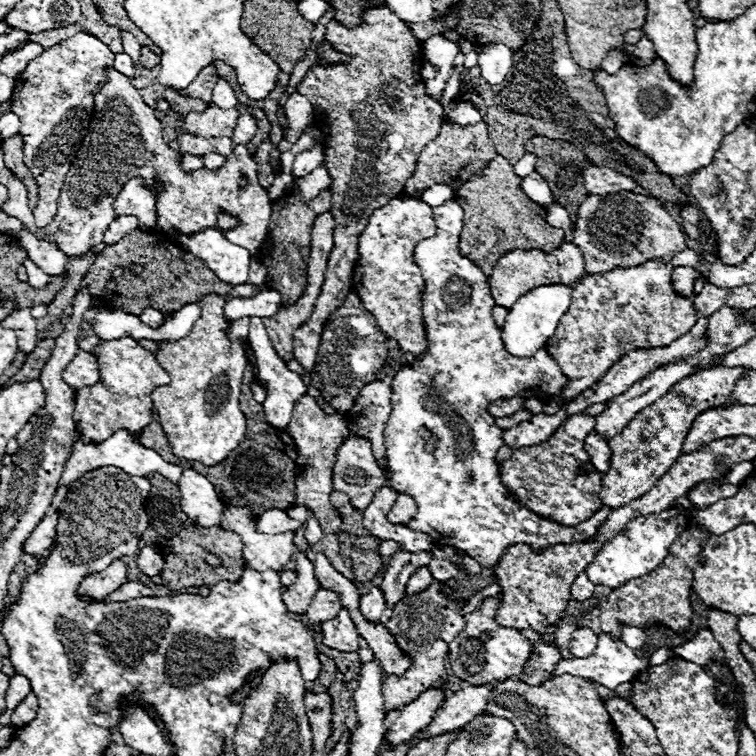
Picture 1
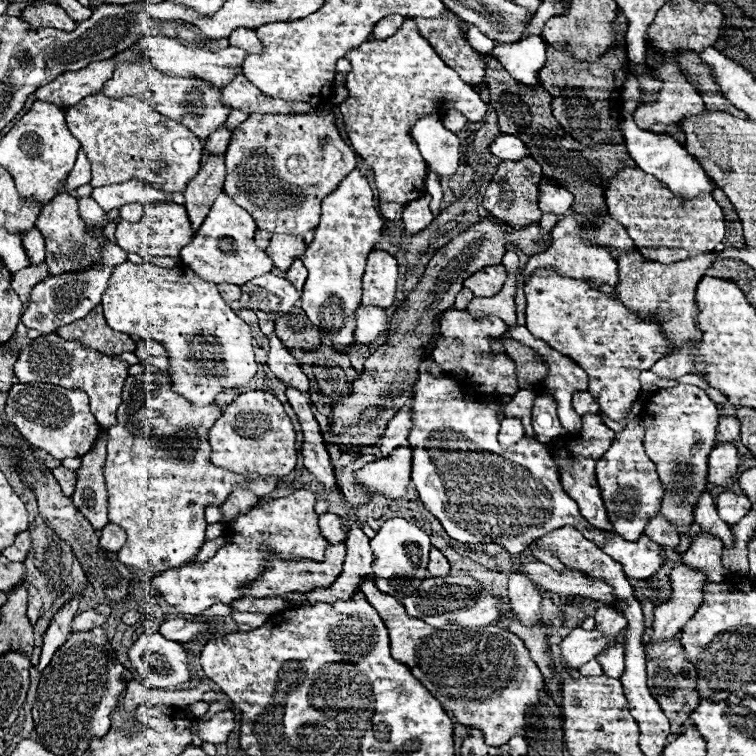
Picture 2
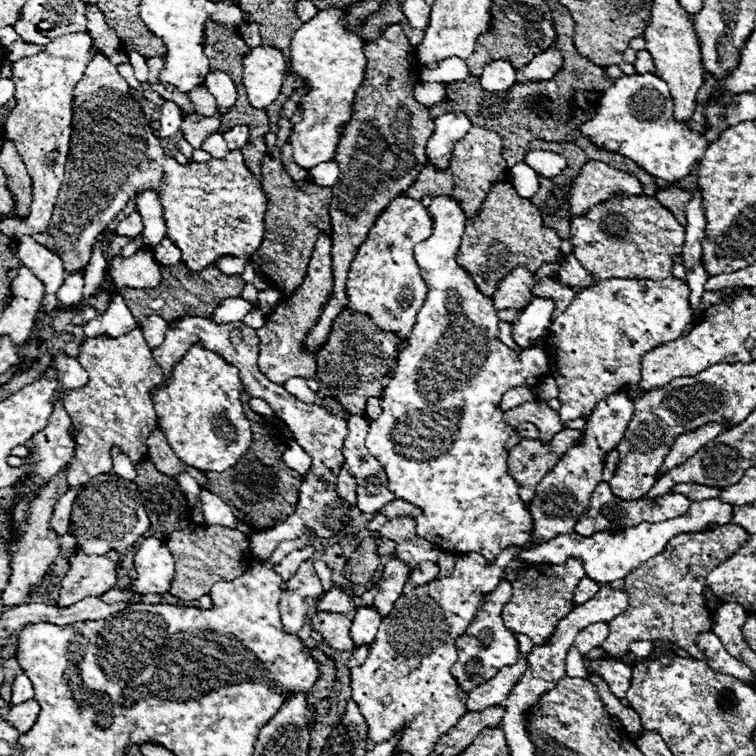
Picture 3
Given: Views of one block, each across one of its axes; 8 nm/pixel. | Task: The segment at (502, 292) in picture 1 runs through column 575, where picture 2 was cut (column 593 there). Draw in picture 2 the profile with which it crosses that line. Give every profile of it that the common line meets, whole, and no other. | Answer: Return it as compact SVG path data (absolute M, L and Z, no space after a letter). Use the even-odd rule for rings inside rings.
M572 215L558 220L558 224L554 226L554 242L546 252L534 254L528 258L524 270L522 270L522 278L524 282L528 282L528 278L532 278L532 272L540 270L540 268L552 268L554 272L558 272L560 276L568 276L574 280L590 280L602 286L616 286L618 282L618 264L616 260L610 256L610 252L606 248L588 244L588 240L584 240L580 236L582 226L578 224L578 220Z

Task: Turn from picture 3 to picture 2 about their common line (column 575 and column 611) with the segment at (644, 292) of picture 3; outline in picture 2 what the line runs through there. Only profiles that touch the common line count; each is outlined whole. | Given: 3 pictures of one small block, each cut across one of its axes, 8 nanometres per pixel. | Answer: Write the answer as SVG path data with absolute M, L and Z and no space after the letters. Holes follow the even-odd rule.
M538 270L524 284L526 328L548 346L578 362L590 376L588 392L600 404L600 412L620 422L638 398L638 374L650 370L664 356L664 334L656 318L638 318L610 294L600 294L592 282L564 278L552 270Z

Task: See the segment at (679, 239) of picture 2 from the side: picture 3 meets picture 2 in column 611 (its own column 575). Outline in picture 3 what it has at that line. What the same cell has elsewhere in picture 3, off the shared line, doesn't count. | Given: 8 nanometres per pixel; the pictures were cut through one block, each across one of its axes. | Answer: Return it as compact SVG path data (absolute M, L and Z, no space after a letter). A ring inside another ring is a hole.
M590 160L570 188L570 210L572 218L584 214L590 206L604 202L616 194L642 194L642 186L630 174L616 170L604 162Z

